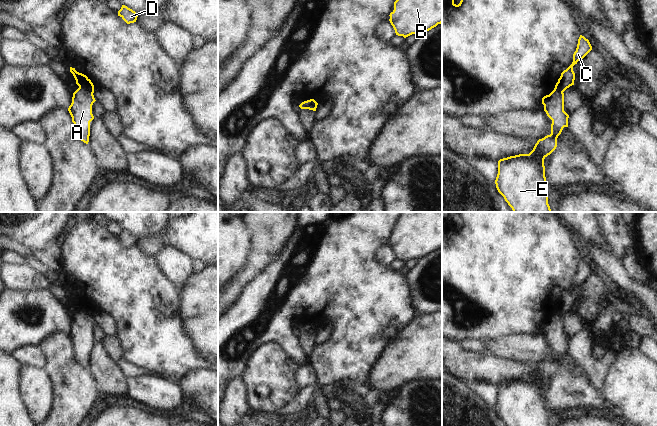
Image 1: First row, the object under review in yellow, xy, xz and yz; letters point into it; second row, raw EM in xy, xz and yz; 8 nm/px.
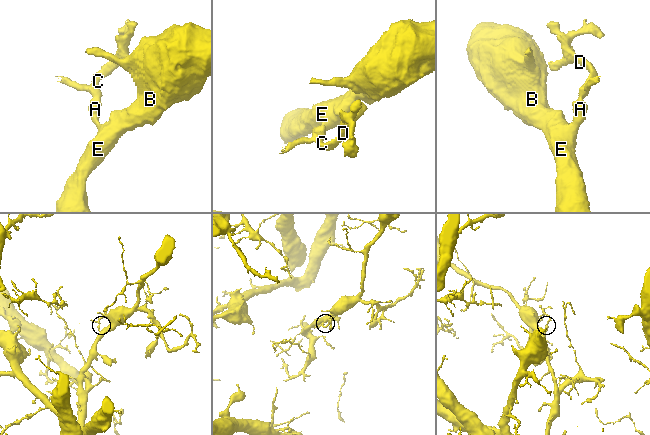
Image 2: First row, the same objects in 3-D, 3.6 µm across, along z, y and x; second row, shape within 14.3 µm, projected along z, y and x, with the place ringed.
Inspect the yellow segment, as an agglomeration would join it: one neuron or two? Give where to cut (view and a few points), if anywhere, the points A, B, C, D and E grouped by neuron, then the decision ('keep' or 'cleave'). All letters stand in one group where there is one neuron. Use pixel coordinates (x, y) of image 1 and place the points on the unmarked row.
cut xy (79, 311), (93, 313); groups A B E / C D; cleave

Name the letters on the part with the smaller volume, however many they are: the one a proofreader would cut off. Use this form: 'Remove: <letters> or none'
Remove: C, D

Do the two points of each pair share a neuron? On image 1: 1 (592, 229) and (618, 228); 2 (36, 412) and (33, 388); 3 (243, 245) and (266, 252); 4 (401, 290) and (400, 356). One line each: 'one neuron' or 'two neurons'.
1: two neurons
2: one neuron
3: two neurons
4: two neurons

